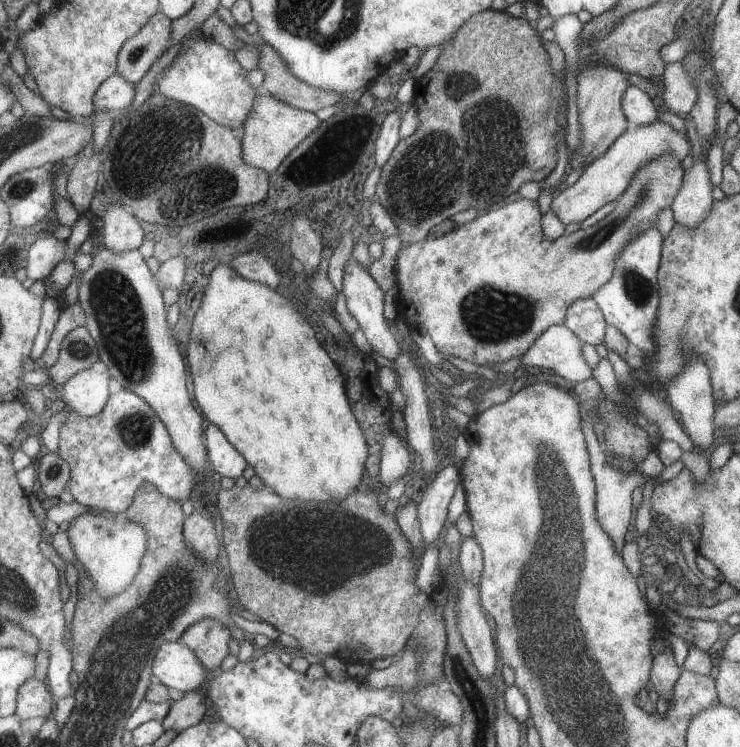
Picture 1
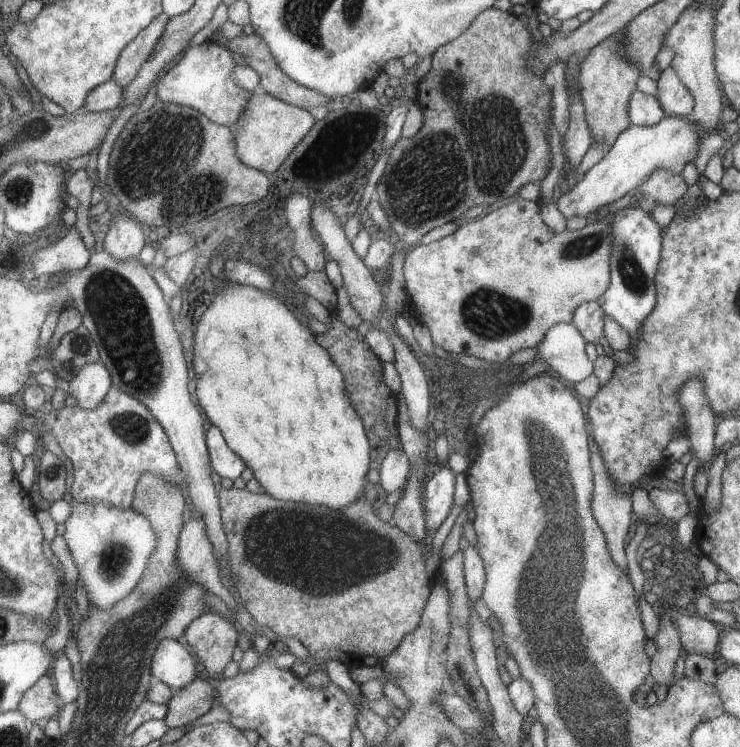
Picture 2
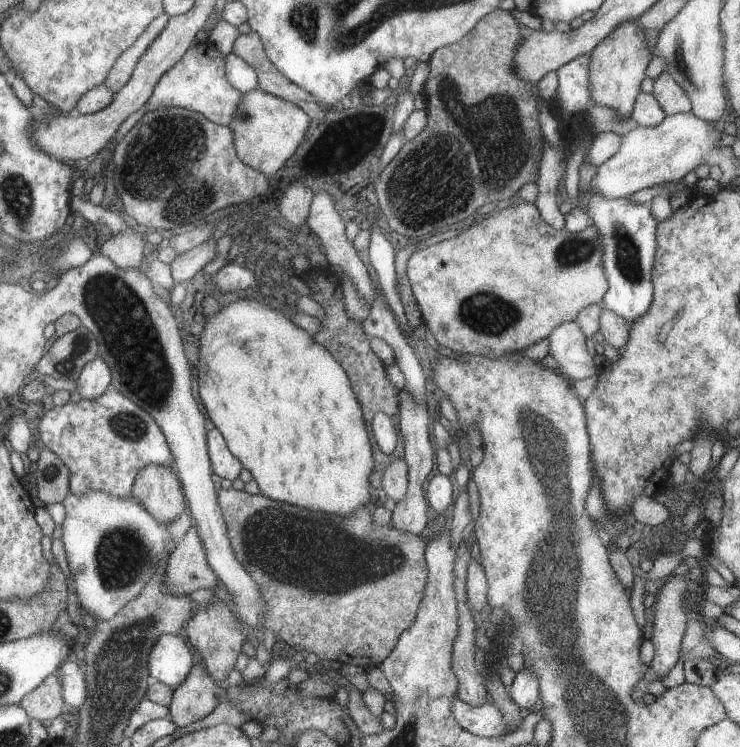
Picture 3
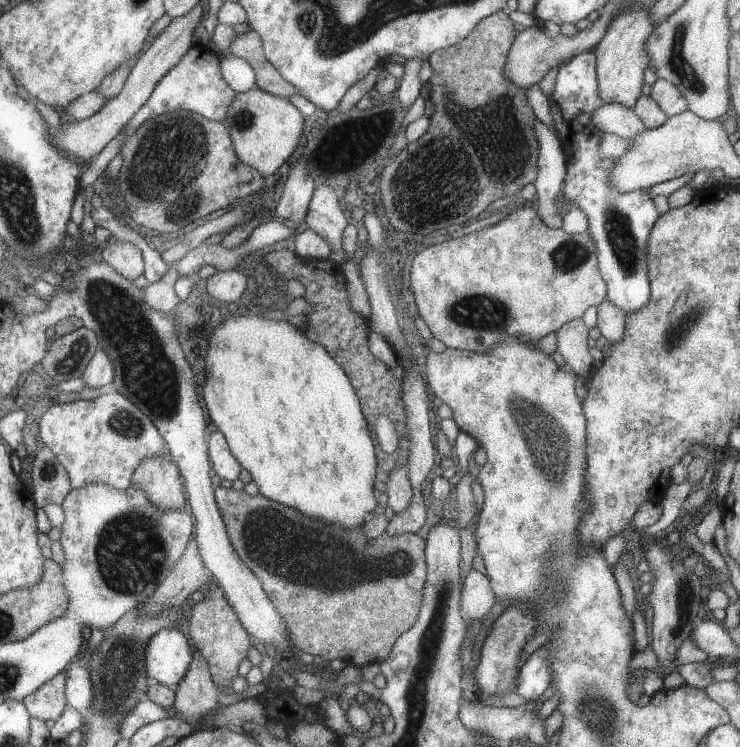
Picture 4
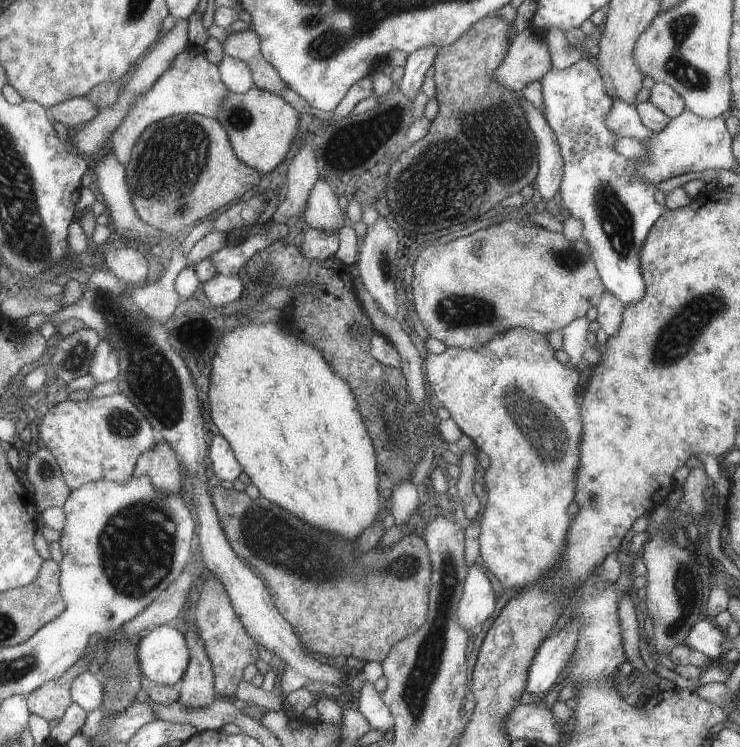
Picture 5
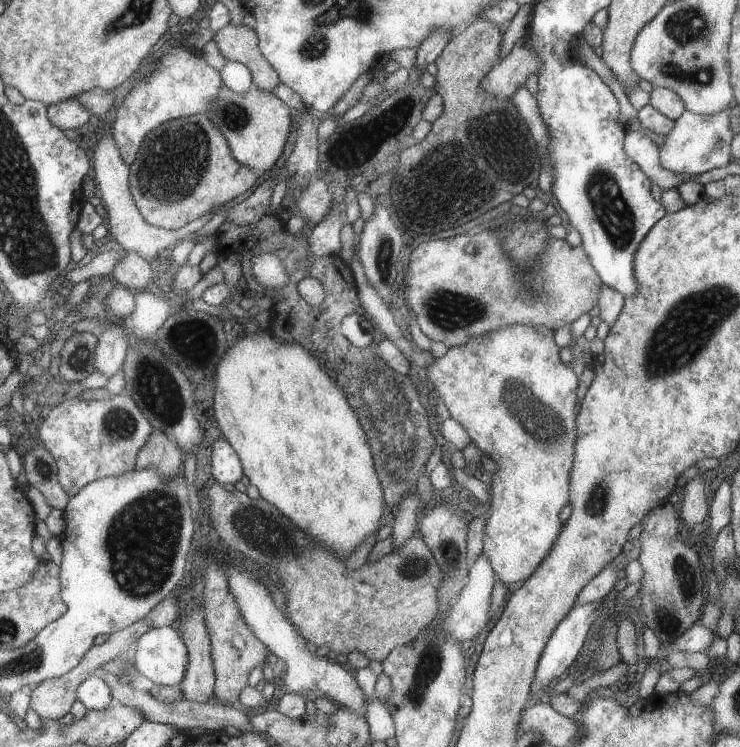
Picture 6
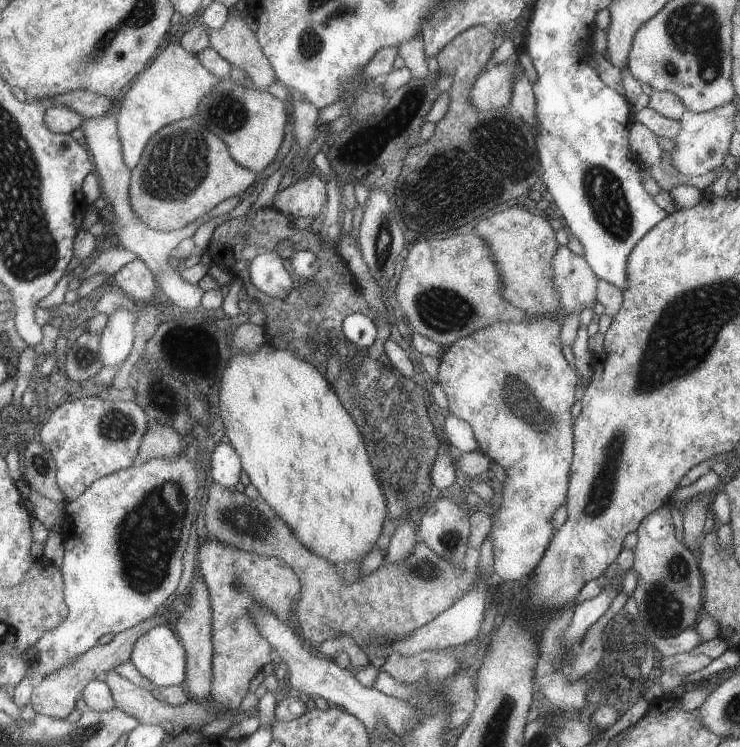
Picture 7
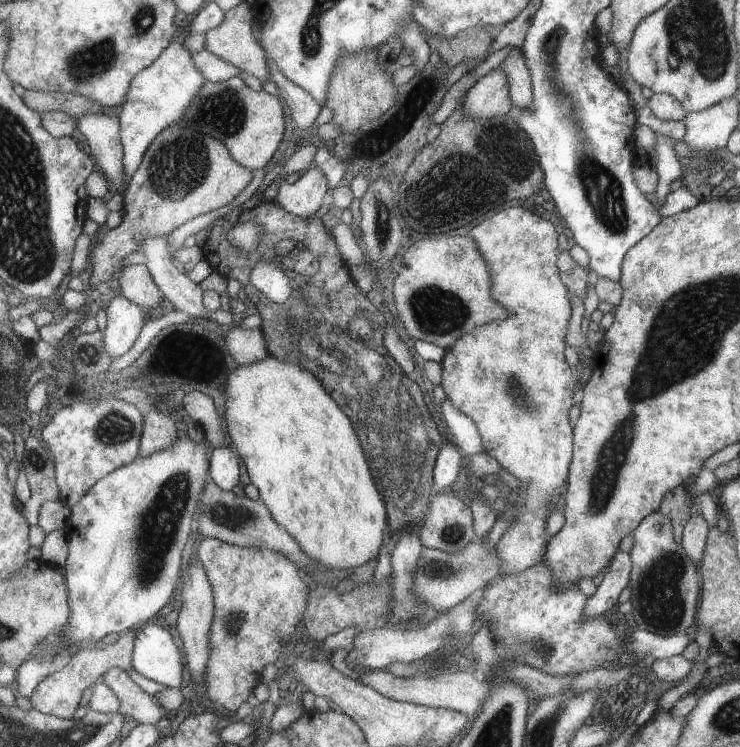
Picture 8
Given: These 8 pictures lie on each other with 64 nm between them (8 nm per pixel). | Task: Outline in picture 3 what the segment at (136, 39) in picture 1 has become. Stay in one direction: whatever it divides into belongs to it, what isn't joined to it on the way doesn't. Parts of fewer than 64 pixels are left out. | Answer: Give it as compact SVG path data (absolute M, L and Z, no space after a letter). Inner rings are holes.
M163 12L147 25L142 36L114 62L113 68L107 73L106 80L102 83L105 88L109 88L115 94L127 82L131 72L133 72L135 62L139 60L139 56L145 52L145 49L155 40L161 30L165 28L169 17L167 13Z

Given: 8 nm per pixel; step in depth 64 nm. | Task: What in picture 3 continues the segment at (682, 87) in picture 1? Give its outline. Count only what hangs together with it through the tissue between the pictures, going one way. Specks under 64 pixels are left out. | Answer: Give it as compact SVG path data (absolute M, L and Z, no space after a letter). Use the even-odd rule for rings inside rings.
M661 71L653 81L652 87L651 94L666 115L691 111L689 98L671 78L671 74Z

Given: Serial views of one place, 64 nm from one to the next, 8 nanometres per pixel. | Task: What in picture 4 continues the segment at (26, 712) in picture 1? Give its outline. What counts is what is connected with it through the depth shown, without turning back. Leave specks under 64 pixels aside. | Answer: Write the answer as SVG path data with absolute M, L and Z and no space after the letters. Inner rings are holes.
M64 669L61 673L55 674L49 681L43 682L33 693L22 698L22 702L33 718L39 720L57 720L62 716L63 709L66 708L65 686L67 672Z

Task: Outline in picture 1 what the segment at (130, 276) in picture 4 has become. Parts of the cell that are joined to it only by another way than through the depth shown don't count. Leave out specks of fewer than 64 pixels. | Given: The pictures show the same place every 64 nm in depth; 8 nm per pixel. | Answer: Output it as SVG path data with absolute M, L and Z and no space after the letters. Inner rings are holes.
M120 202L107 204L100 219L103 222L103 246L113 252L138 250L144 241L146 227Z

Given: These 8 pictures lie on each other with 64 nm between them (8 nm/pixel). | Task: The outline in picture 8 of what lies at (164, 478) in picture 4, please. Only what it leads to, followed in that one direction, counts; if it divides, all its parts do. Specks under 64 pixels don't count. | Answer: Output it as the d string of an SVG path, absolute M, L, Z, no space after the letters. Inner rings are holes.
M154 409L143 415L145 420L143 421L139 457L165 450L177 440L177 430L175 430L171 417L169 414L163 414L162 411Z

